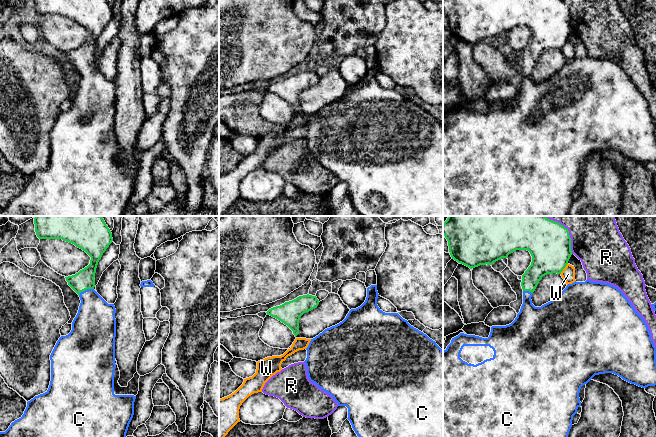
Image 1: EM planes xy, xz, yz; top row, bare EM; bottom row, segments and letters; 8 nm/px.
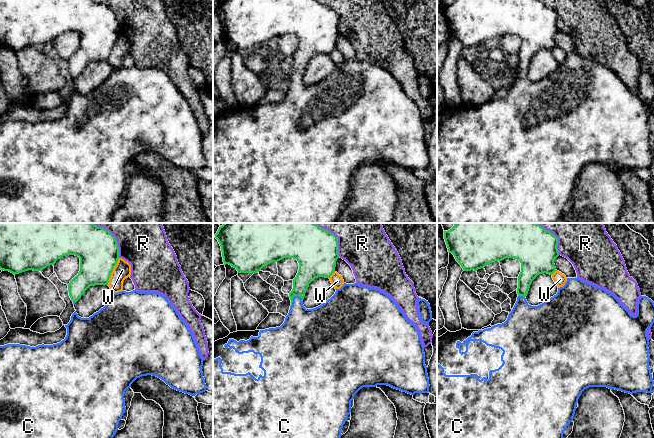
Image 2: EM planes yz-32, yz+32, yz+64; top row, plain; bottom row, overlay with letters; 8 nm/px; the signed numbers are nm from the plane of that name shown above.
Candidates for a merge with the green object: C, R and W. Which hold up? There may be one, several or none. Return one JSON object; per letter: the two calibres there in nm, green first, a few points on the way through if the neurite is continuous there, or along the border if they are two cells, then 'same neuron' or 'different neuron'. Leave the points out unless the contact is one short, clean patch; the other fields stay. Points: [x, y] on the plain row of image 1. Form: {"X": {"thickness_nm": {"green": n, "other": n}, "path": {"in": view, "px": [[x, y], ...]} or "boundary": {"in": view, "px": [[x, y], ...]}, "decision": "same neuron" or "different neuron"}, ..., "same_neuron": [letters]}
{"C": {"thickness_nm": {"green": 160, "other": 300}, "path": {"in": "xy", "px": [[84, 55], [85, 65], [96, 94]]}, "decision": "same neuron"}, "R": {"thickness_nm": {"green": 340, "other": 360}, "decision": "different neuron"}, "W": {"thickness_nm": {"green": 340, "other": 110}, "boundary": {"in": "yz", "px": [[567, 39], [560, 49]]}, "decision": "different neuron"}, "same_neuron": ["C"]}

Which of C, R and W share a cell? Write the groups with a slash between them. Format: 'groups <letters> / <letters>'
groups C / R / W

